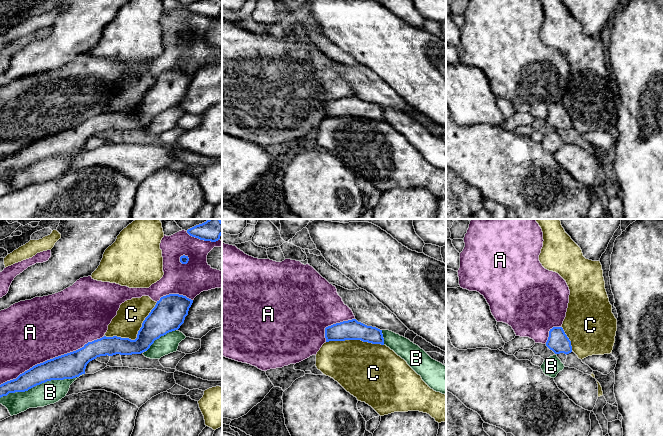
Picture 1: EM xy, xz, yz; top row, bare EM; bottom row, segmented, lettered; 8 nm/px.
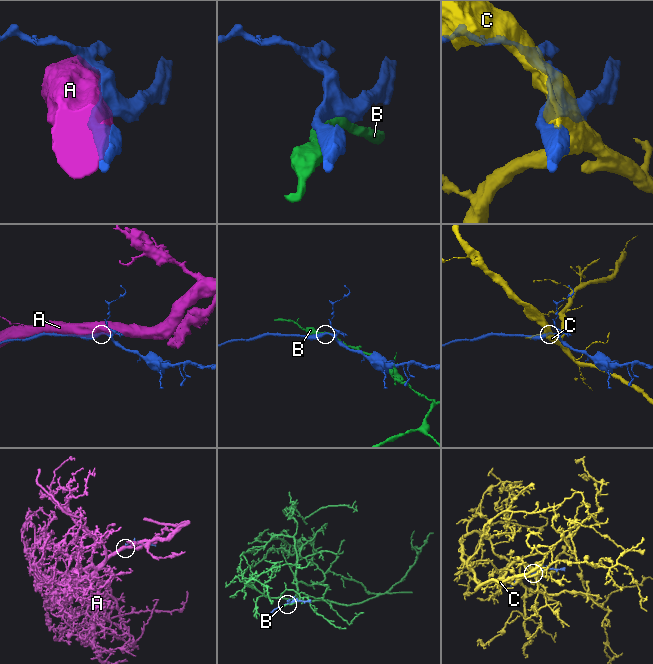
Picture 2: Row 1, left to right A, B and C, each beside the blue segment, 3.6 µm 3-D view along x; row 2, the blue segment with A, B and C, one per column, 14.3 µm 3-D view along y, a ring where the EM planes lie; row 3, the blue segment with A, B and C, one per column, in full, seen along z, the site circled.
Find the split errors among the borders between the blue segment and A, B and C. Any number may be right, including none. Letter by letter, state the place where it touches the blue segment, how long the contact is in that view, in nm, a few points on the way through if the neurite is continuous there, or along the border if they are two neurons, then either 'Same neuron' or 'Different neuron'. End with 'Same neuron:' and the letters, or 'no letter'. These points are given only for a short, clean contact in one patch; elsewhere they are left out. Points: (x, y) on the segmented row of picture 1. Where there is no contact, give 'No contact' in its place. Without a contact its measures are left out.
A: Touches blue at xy (53, 358). Shared border 950 nm. Same neuron
B: Touches blue at xy (41, 383). Shared border 700 nm. Different neuron
C: Touches blue at xy (137, 336). Shared border 500 nm. Different neuron
Same neuron: A

